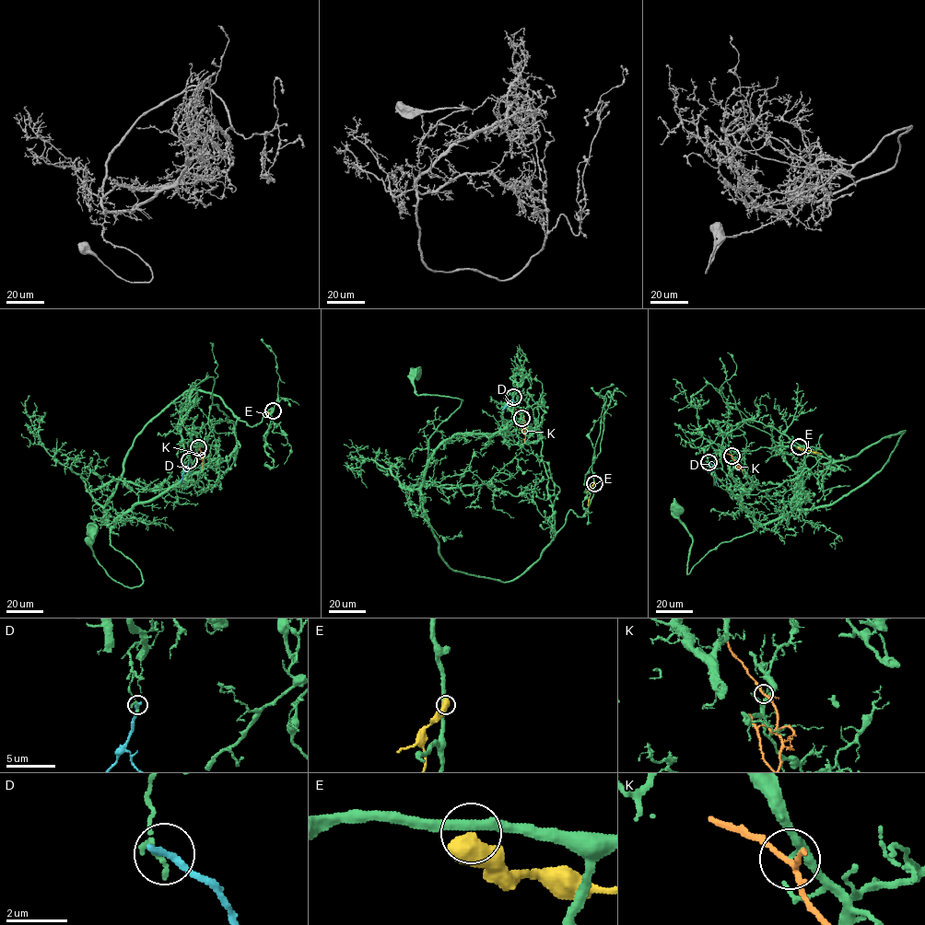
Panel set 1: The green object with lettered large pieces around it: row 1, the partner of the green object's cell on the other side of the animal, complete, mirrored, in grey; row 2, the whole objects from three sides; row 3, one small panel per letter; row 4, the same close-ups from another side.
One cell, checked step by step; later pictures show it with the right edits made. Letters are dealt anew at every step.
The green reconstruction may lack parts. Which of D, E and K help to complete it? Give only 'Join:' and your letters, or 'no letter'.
Join: no letter

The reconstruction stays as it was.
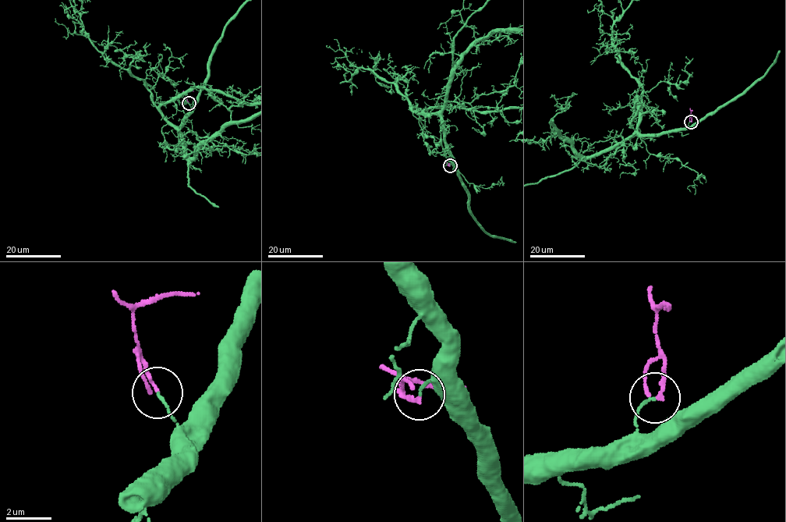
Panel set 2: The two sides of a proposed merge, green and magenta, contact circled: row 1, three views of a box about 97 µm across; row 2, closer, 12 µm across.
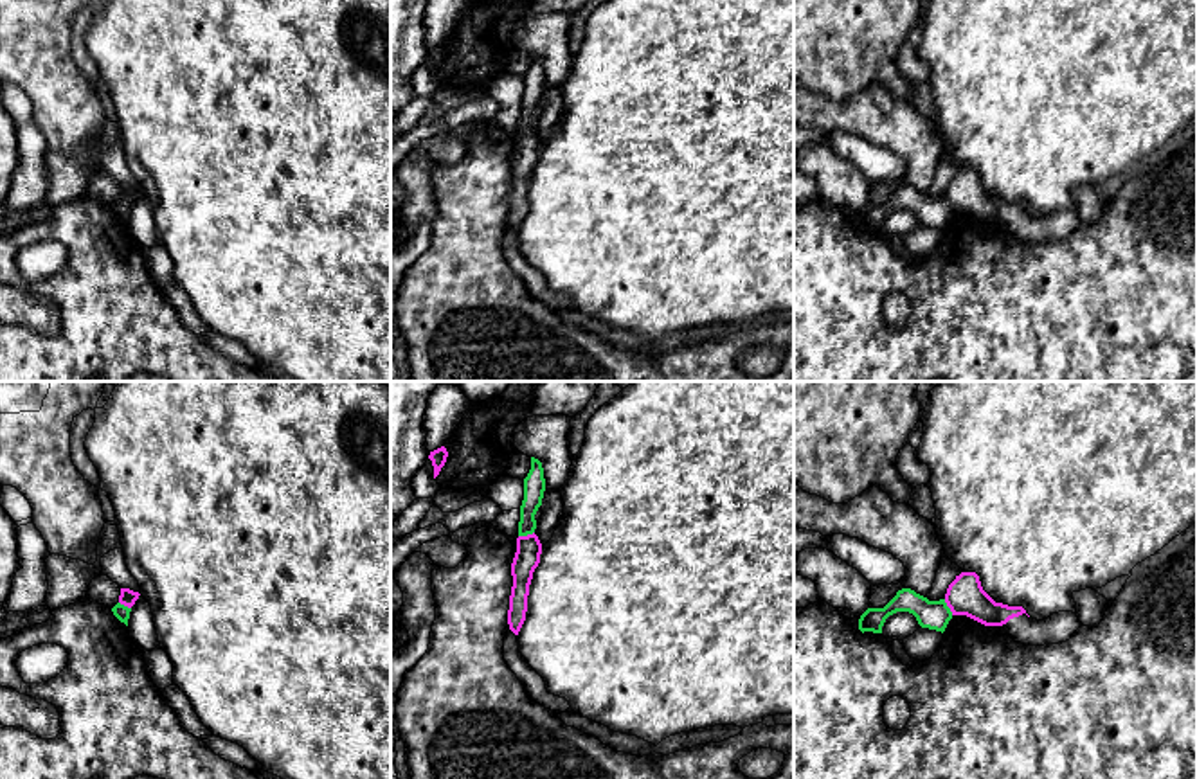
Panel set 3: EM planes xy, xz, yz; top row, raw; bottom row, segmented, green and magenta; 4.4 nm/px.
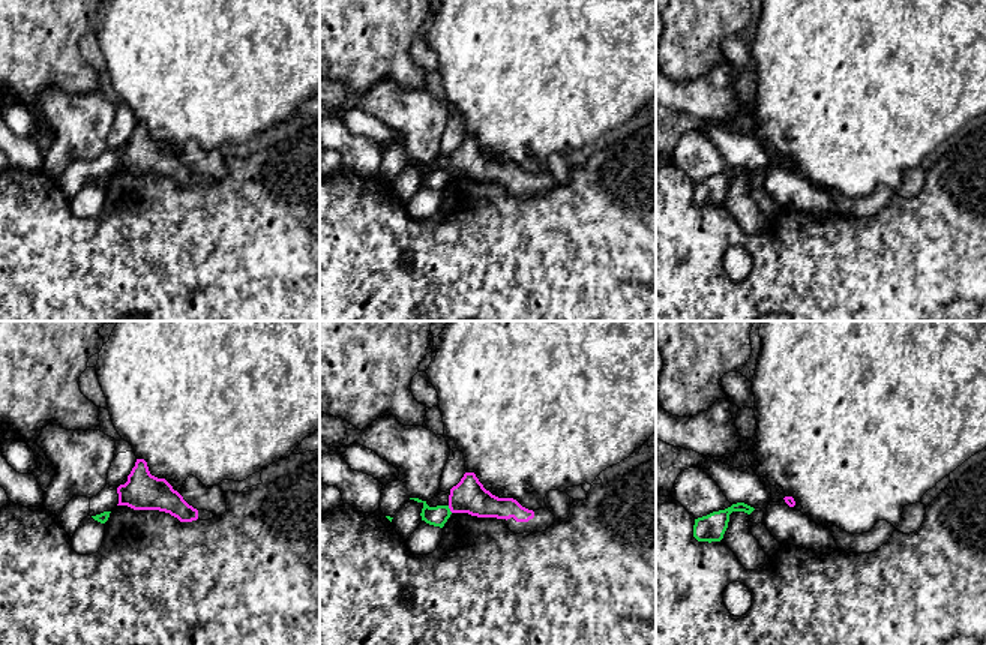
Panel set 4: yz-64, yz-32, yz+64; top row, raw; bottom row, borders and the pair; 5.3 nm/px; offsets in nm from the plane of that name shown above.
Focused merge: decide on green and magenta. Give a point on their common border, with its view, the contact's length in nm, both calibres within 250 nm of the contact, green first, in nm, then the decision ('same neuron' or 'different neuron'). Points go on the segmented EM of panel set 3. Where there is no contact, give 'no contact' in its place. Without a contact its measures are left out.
xz (526, 535) | 80 nm | 100/110 nm | different neuron

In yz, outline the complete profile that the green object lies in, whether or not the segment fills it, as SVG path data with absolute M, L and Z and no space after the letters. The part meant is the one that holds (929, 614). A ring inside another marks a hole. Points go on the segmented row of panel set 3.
M902 588L884 608L868 608L859 619L859 630L882 633L886 619L896 612L909 612L916 617L922 628L945 631L952 612L945 599L929 601L911 588Z

